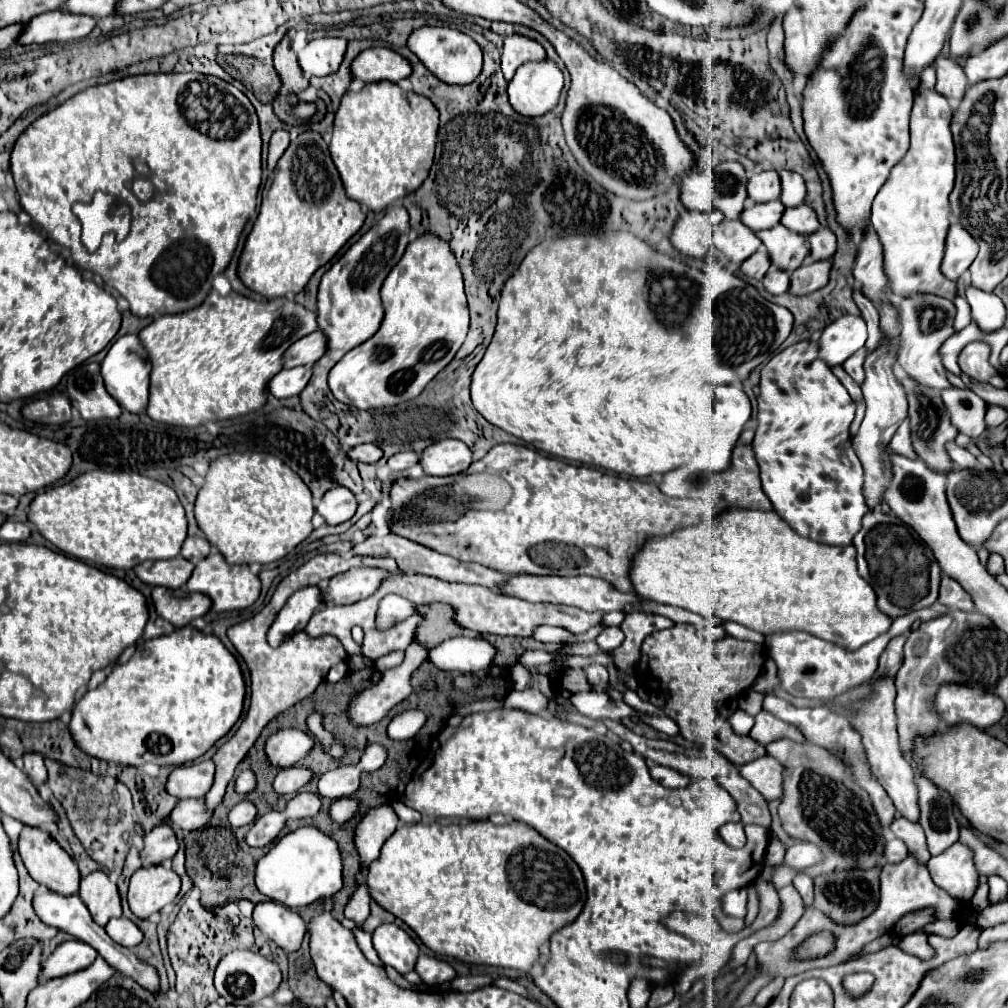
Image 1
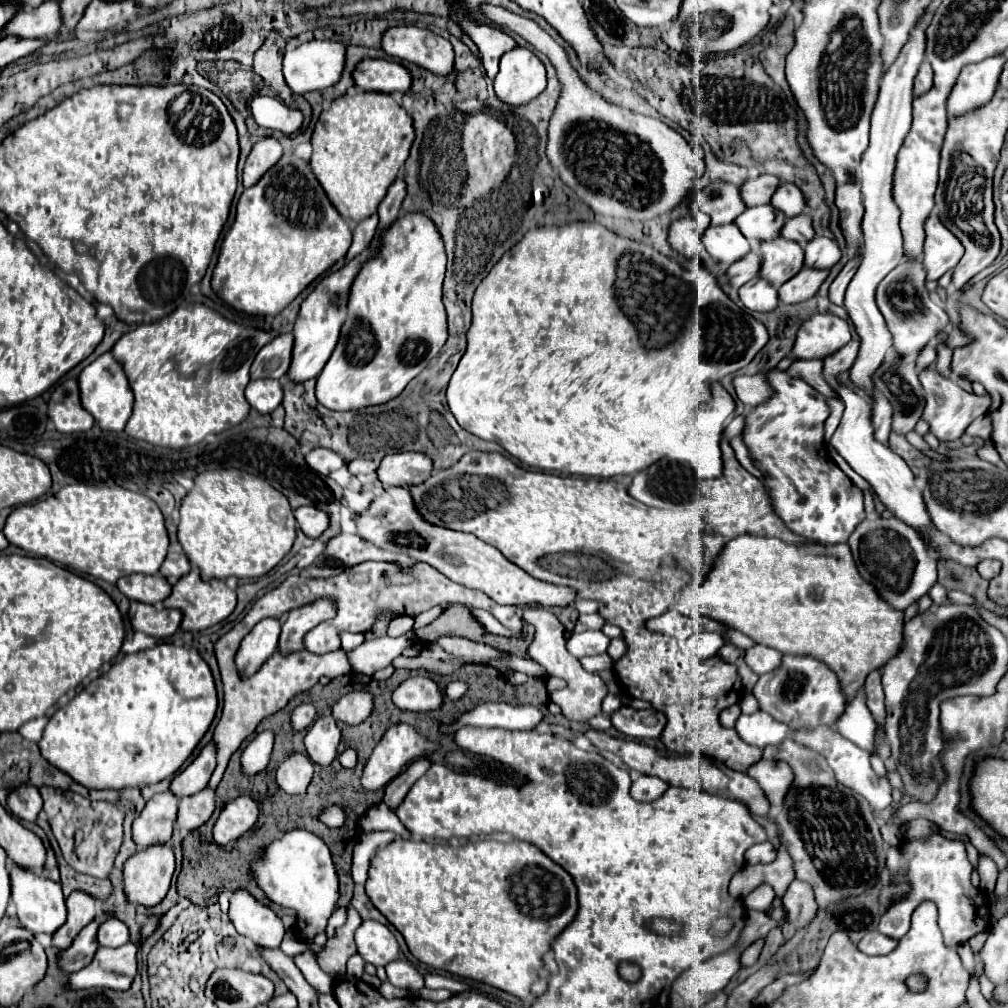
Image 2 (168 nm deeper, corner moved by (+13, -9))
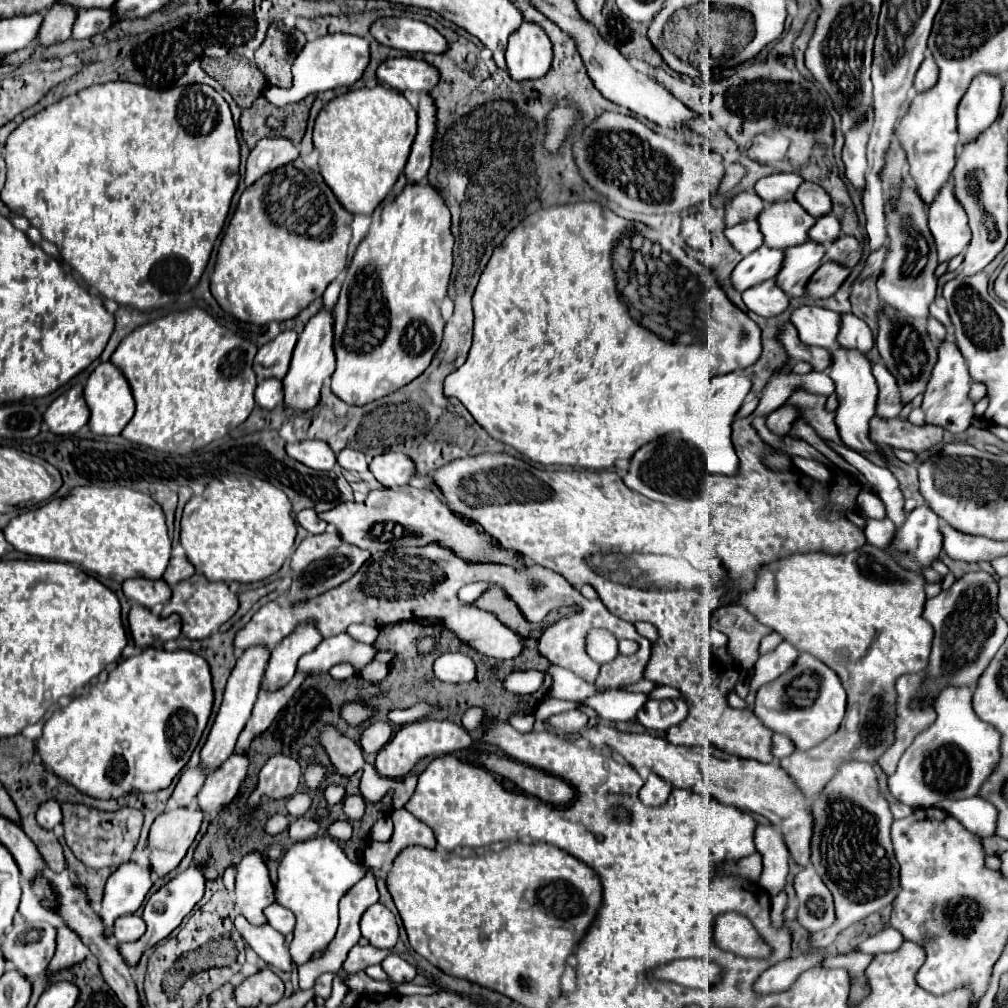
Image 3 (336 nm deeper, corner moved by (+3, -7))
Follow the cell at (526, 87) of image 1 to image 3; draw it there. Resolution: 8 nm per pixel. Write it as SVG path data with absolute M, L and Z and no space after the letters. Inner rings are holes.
M522 22L510 36L506 66L510 78L516 82L538 80L548 74L552 66L552 44L540 26Z

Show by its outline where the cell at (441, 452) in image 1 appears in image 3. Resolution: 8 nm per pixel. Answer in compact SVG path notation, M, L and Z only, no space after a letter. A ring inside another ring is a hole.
M384 452L376 456L370 462L370 470L380 484L390 488L410 484L412 476L416 474L416 466L412 464L412 458L404 456L402 452Z

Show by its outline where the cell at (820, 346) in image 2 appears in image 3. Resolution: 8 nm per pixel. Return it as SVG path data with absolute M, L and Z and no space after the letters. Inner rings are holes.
M800 306L792 312L792 324L798 336L808 346L832 350L840 332L840 314L820 306Z

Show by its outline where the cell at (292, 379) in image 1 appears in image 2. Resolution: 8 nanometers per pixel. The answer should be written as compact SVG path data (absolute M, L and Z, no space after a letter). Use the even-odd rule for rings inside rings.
M252 380L246 386L246 400L260 414L270 414L282 402L282 384L278 380Z

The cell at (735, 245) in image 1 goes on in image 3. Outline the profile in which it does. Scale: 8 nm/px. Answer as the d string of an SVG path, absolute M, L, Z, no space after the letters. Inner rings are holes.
M756 220L740 222L740 224L732 226L732 228L726 228L726 230L724 230L724 236L728 238L728 242L730 242L742 256L748 256L750 252L758 250L758 248L764 244Z

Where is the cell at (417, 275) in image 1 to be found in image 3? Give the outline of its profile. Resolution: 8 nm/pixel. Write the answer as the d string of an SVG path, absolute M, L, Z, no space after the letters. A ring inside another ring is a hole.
M426 182L406 184L396 198L388 198L376 208L372 226L356 248L334 306L336 370L332 392L340 400L352 406L380 400L430 366L444 330L438 304L448 292L452 246L450 212L440 194ZM360 274L376 276L376 286L368 288L374 294L362 292Z

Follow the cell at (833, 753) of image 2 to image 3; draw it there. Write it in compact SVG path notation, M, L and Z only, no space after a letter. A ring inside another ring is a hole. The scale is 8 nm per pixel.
M944 688L936 698L934 710L938 714L936 722L914 738L898 770L888 776L890 794L912 808L930 808L944 798L960 800L976 796L1000 758L1000 734L974 714L972 688Z

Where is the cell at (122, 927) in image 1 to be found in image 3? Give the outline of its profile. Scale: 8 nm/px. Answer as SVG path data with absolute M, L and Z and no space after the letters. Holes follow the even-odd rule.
M136 914L120 916L114 922L114 938L116 938L116 942L134 942L144 934L144 930L146 930L146 924Z

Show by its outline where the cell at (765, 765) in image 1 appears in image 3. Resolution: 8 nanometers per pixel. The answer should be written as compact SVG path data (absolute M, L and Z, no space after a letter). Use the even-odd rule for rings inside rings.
M864 544L848 554L826 554L826 552L806 552L806 554L788 554L776 562L768 562L756 570L754 588L740 594L736 604L744 604L752 616L762 624L778 632L788 640L798 652L808 652L828 664L848 694L848 708L842 726L828 740L820 742L808 752L796 750L792 756L780 760L780 768L796 780L796 788L804 792L806 798L814 798L834 776L836 768L844 760L862 760L876 762L880 754L894 742L894 680L902 674L922 672L928 666L930 646L932 646L932 626L922 618L924 610L924 576L904 572L892 562L882 548Z

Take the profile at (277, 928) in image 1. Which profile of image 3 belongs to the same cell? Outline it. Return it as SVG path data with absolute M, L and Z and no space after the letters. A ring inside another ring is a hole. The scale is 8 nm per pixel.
M260 852L246 854L236 866L236 890L234 904L236 910L254 926L264 926L264 908L274 904L274 888L268 878L264 856Z

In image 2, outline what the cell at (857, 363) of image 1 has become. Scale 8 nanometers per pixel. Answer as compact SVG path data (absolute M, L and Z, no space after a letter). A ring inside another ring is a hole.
M850 340L846 346L842 346L838 352L830 354L824 358L824 376L826 378L836 378L838 374L842 374L844 370L852 368L856 354L858 354L858 340Z

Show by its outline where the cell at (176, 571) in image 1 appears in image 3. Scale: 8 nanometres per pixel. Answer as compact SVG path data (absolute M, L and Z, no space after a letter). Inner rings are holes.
M132 578L122 584L122 590L130 600L134 600L146 608L154 608L156 604L164 604L172 596L172 588L164 580Z

